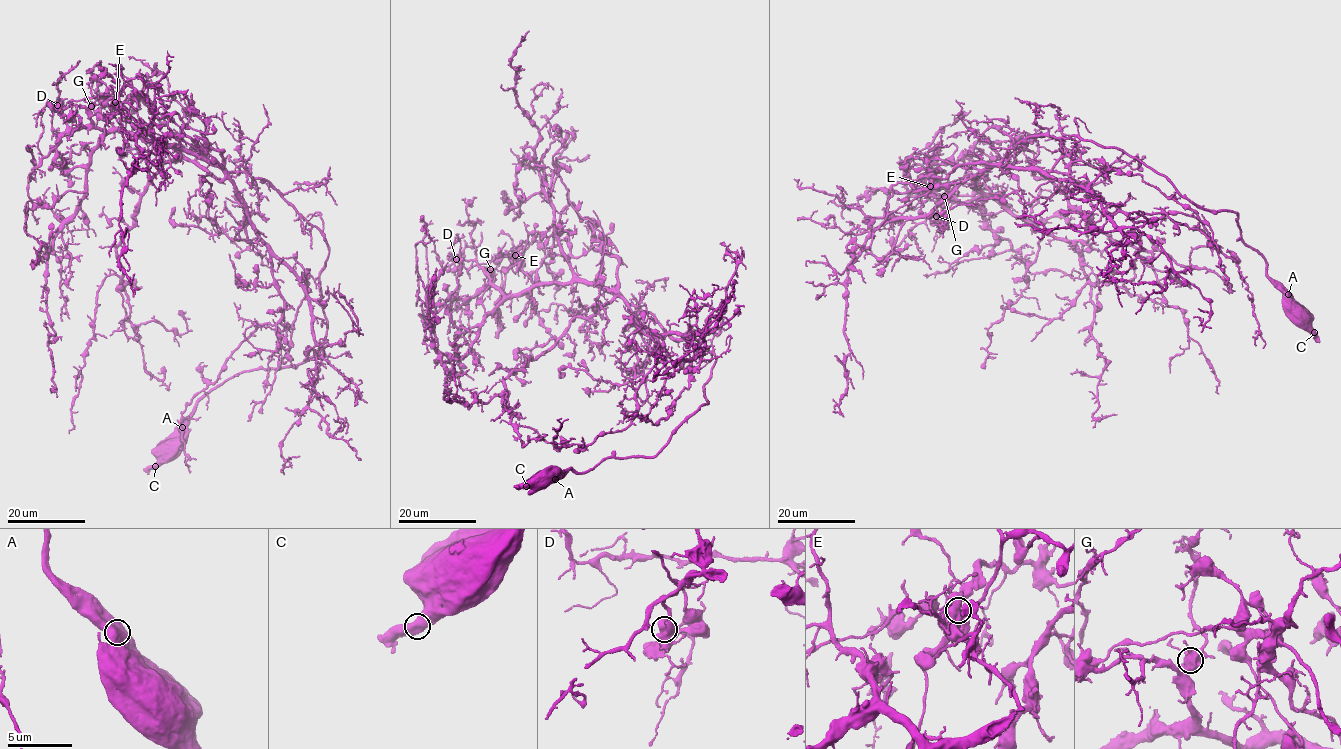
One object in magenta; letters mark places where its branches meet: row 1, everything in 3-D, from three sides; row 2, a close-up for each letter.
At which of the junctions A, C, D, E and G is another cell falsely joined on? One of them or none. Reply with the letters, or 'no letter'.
no letter

